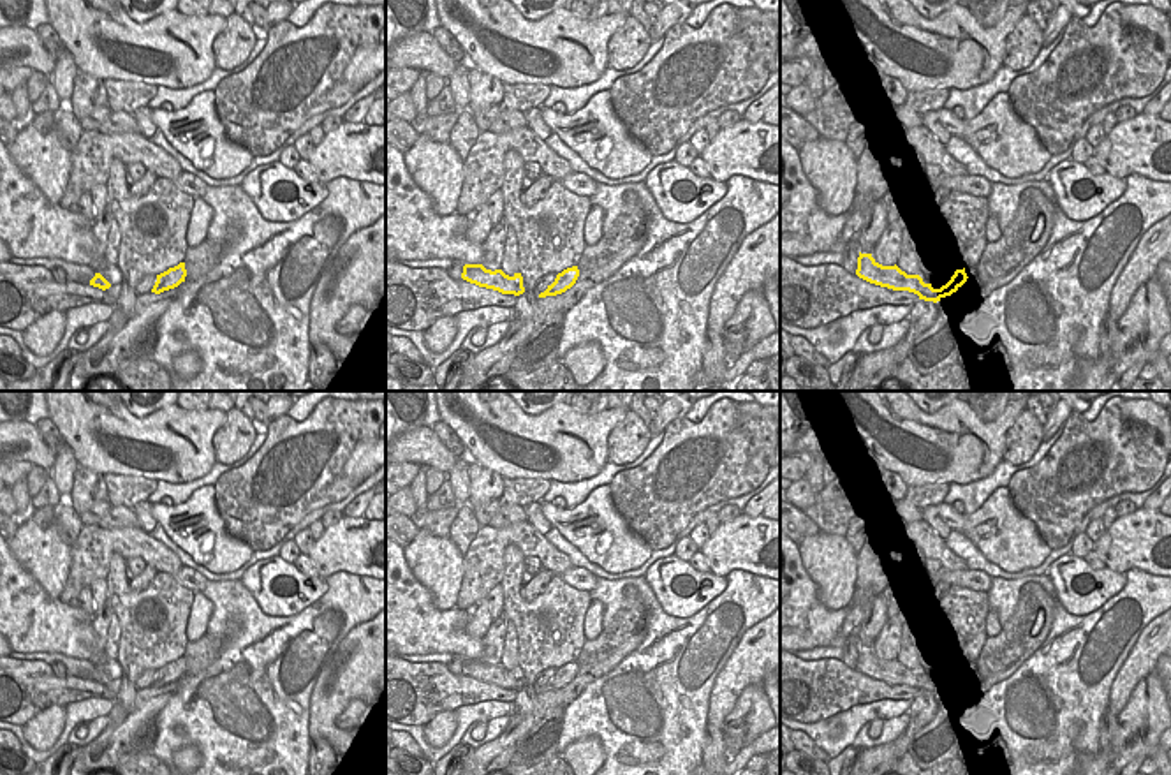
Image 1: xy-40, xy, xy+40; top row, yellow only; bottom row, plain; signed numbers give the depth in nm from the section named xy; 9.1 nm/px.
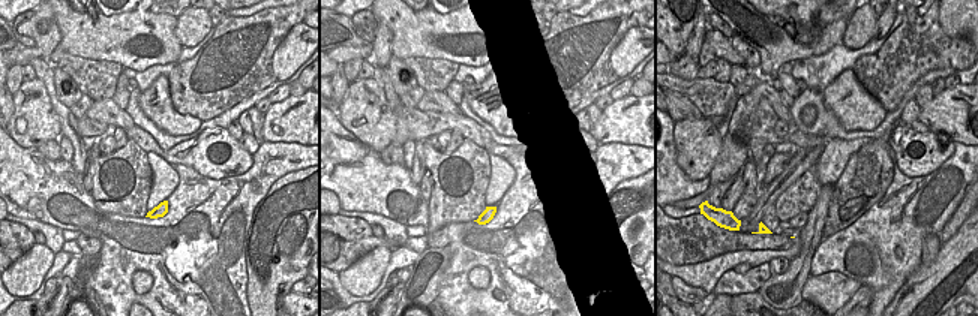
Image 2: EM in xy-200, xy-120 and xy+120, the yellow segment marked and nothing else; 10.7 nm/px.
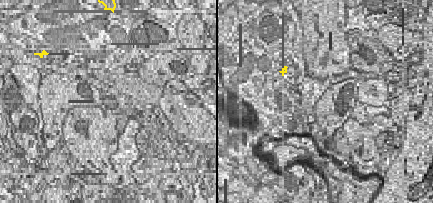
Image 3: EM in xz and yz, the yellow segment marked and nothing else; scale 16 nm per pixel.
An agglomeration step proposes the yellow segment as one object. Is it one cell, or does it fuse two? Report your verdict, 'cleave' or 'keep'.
keep

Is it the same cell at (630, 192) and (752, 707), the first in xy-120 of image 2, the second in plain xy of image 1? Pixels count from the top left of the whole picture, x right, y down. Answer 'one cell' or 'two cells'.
two cells

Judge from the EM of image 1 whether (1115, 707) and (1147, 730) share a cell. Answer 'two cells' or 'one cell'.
two cells

